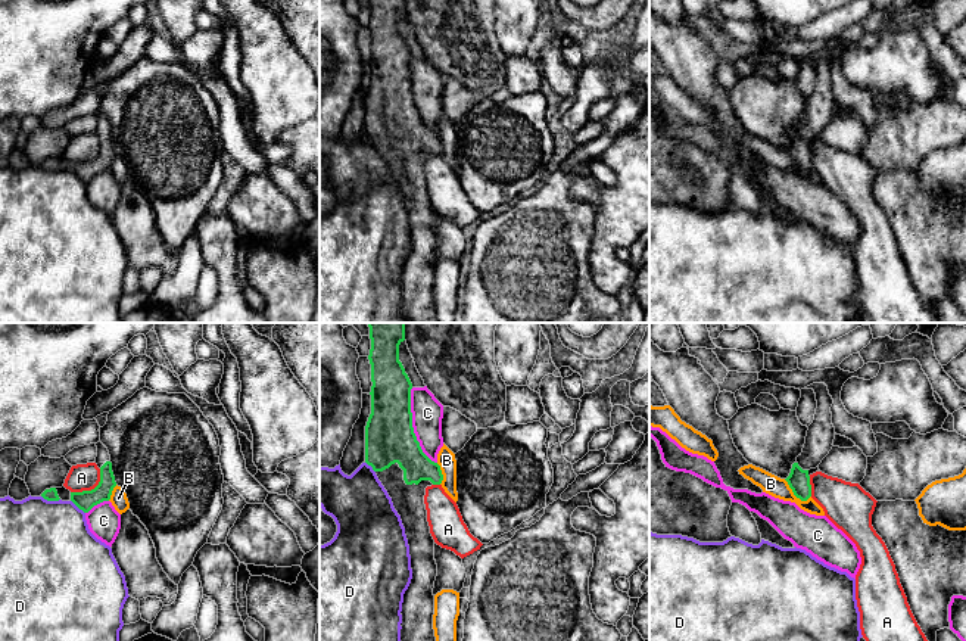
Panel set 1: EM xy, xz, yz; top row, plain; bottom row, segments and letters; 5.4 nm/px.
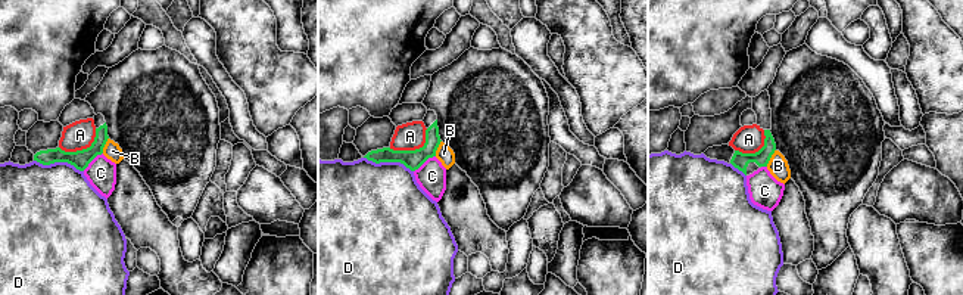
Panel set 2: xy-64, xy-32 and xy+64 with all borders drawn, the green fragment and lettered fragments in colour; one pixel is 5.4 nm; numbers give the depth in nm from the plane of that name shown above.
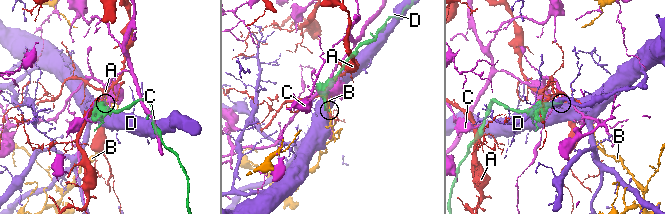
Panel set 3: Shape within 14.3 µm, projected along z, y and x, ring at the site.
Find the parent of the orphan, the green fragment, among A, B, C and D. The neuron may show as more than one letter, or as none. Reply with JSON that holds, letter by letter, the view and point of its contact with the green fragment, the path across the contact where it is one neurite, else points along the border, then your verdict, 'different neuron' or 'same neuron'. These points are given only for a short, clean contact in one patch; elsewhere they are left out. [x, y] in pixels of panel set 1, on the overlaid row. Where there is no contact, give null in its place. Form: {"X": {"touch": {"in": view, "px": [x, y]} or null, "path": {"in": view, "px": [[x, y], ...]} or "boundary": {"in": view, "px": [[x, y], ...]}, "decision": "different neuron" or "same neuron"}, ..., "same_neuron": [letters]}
{"A": {"touch": {"in": "xy", "px": [92, 489]}, "decision": "different neuron"}, "B": {"touch": {"in": "yz", "px": [795, 495]}, "boundary": {"in": "yz", "px": [[784, 479], [797, 497], [801, 500], [810, 497]]}, "decision": "different neuron"}, "C": {"touch": {"in": "xz", "px": [411, 426]}, "decision": "different neuron"}, "D": {"touch": {"in": "xy", "px": [50, 500]}, "decision": "different neuron"}, "same_neuron": []}

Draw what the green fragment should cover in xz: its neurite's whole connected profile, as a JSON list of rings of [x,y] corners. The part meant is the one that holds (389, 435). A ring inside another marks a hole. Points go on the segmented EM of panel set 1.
[[[405,323],[370,327],[371,414],[365,426],[365,463],[392,498],[409,545],[412,579],[403,594],[401,641],[436,641],[433,629],[434,539],[427,522],[426,488],[440,485],[440,466],[421,449],[412,427],[412,383],[399,361]]]

